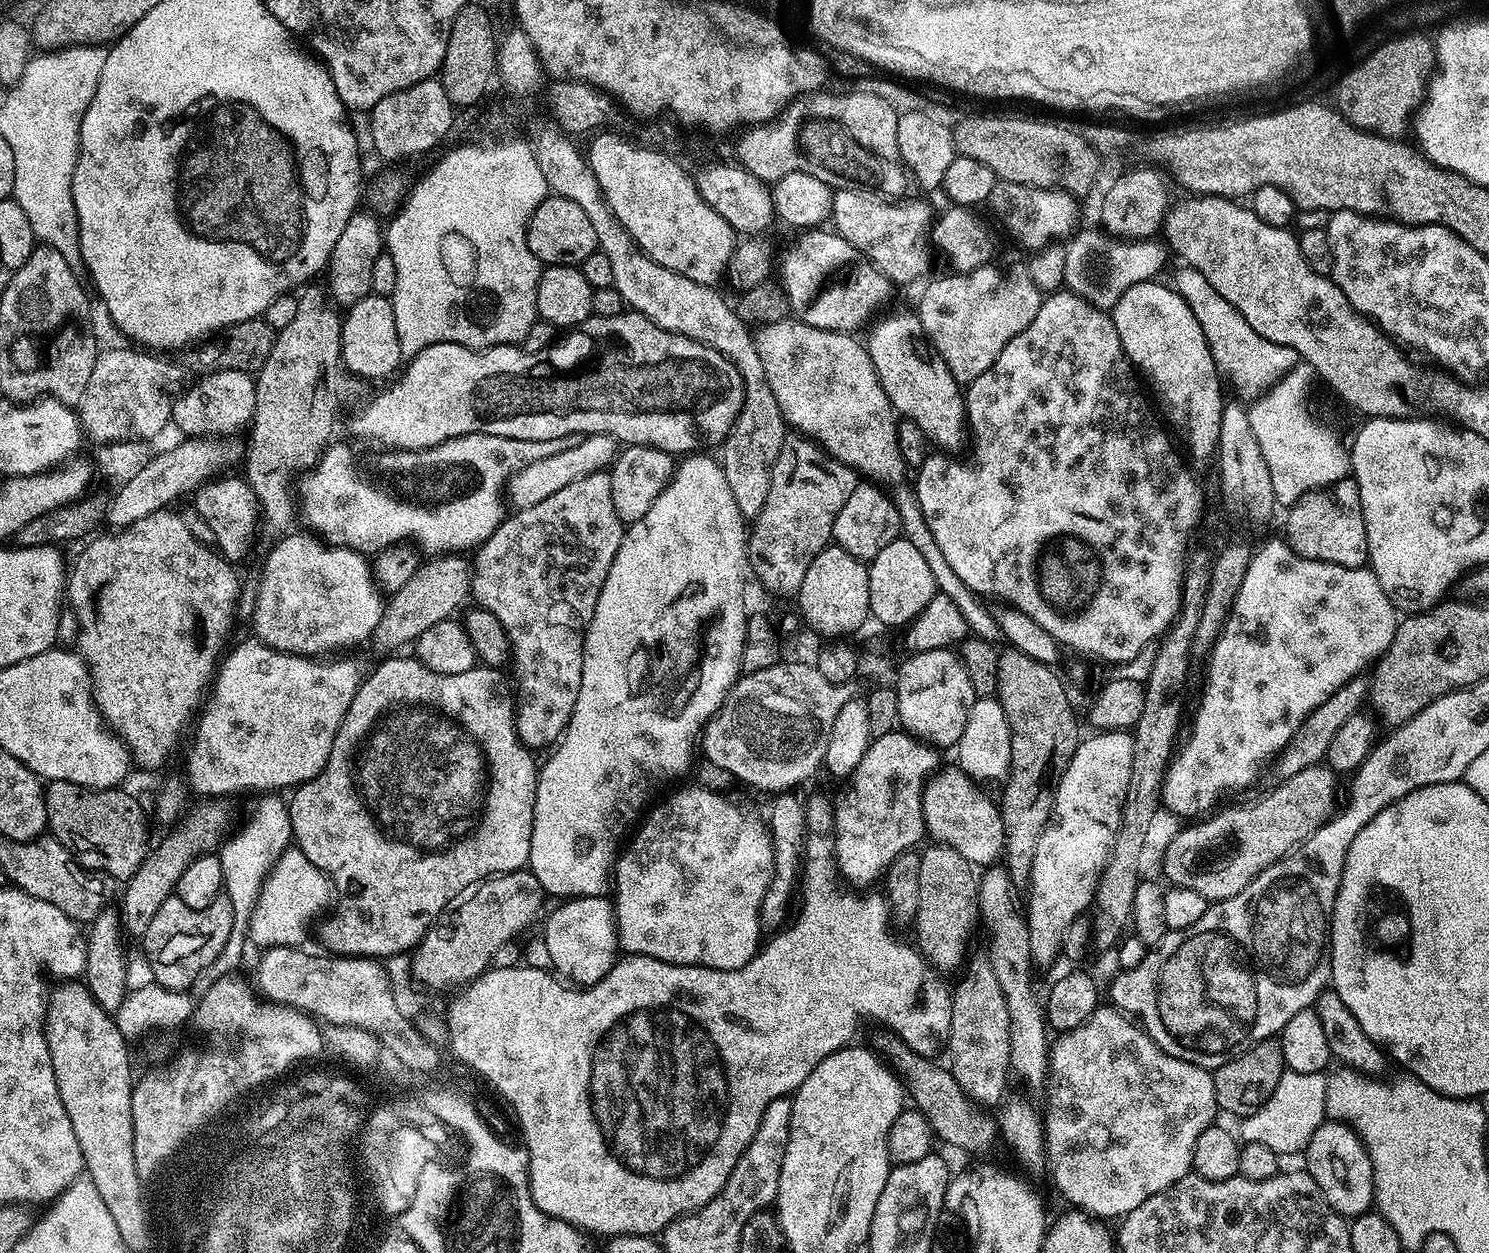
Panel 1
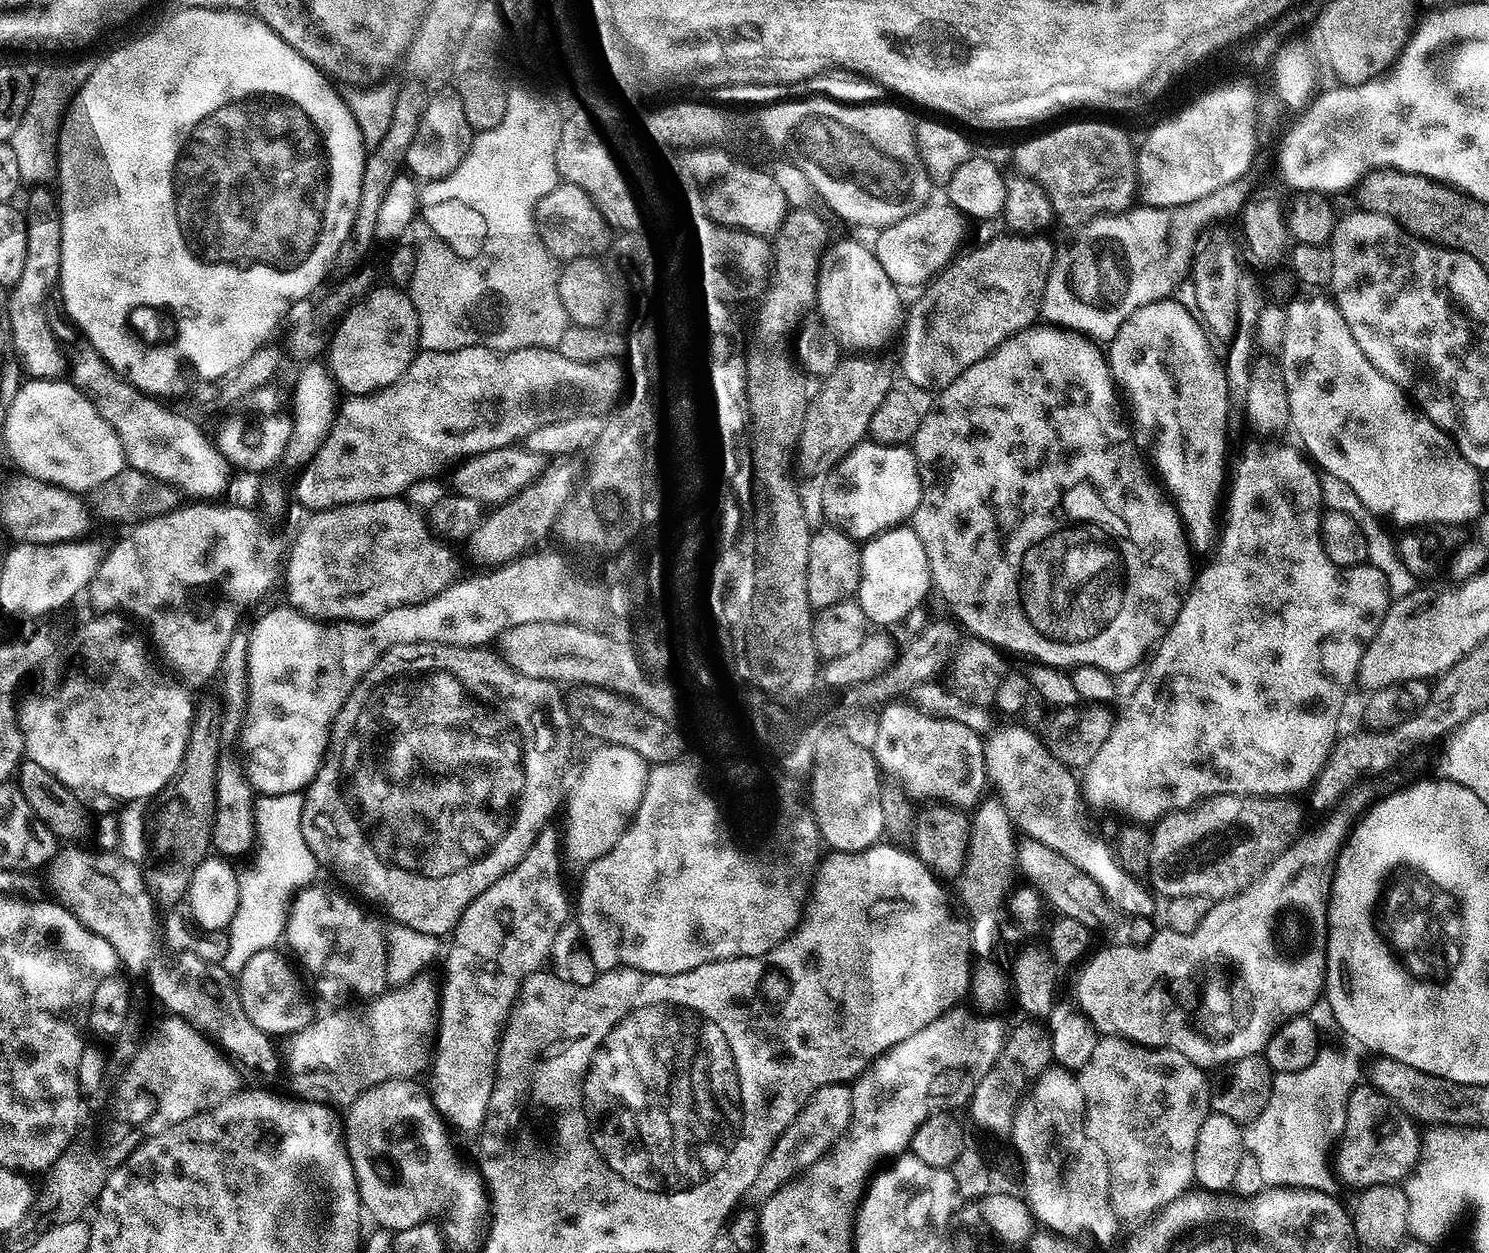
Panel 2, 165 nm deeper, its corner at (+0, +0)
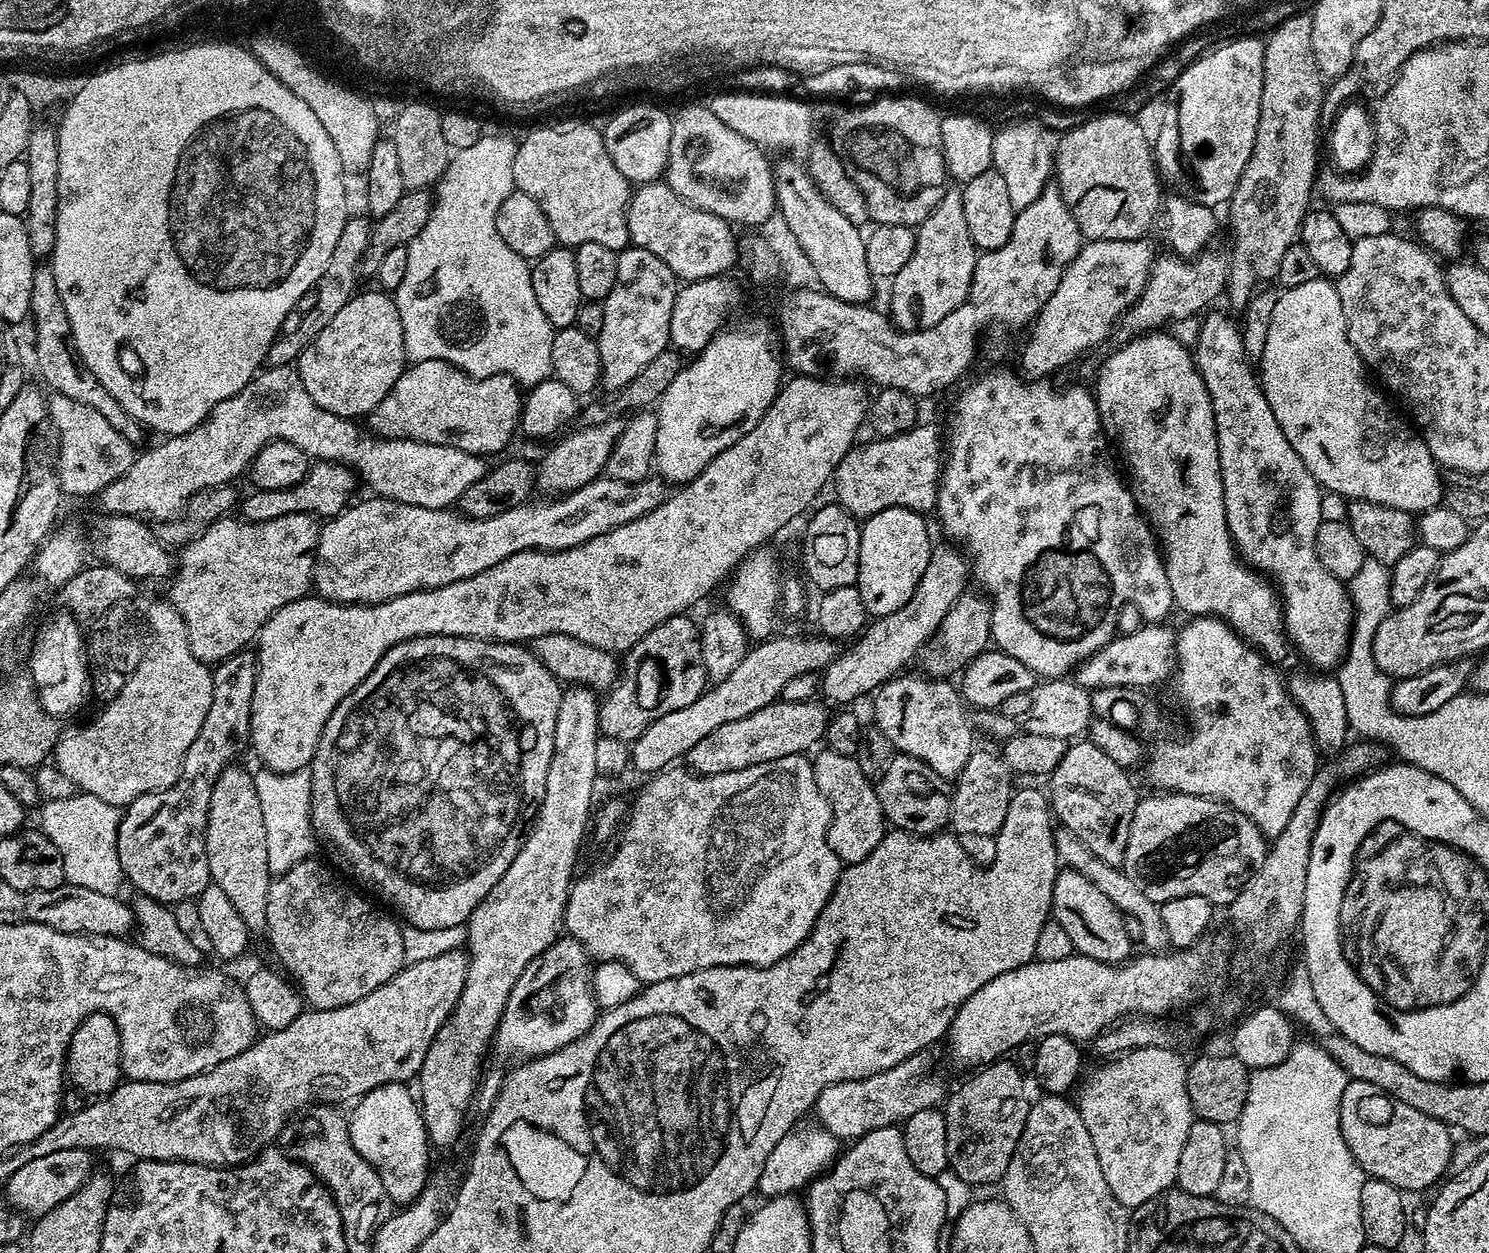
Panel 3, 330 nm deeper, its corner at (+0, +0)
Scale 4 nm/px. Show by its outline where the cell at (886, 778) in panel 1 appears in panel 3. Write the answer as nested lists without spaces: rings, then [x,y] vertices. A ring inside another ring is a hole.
[[[923,674],[904,675],[897,675],[876,689],[875,727],[889,740],[897,753],[926,762],[926,766],[930,766],[930,770],[939,776],[959,776],[974,751],[974,728],[970,723],[969,709],[957,685],[955,688],[947,679],[929,678]]]

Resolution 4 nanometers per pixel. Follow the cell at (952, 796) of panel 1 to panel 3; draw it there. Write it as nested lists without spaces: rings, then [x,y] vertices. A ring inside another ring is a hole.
[[[1067,866],[1057,871],[1052,895],[1052,912],[1055,919],[1066,929],[1066,934],[1070,934],[1070,942],[1074,942],[1079,955],[1089,956],[1107,964],[1122,964],[1133,955],[1134,943],[1127,937],[1124,913],[1081,872],[1075,872]]]

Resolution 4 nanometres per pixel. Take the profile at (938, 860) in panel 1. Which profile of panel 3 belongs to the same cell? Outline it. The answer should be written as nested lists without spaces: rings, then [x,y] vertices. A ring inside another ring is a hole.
[[[893,755],[892,760],[885,766],[884,773],[878,777],[875,790],[887,823],[893,829],[911,832],[913,836],[935,836],[943,833],[949,827],[952,818],[952,793],[949,781],[939,776],[934,770],[930,770],[926,762],[913,756]]]

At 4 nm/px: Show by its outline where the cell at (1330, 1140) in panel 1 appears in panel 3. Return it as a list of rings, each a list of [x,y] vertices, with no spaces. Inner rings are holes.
[[[1349,1079],[1346,1090],[1342,1090],[1340,1125],[1350,1154],[1373,1180],[1390,1182],[1411,1194],[1435,1185],[1449,1171],[1454,1139],[1448,1125],[1414,1110],[1414,1106],[1406,1106],[1406,1102],[1398,1102],[1370,1082]]]

